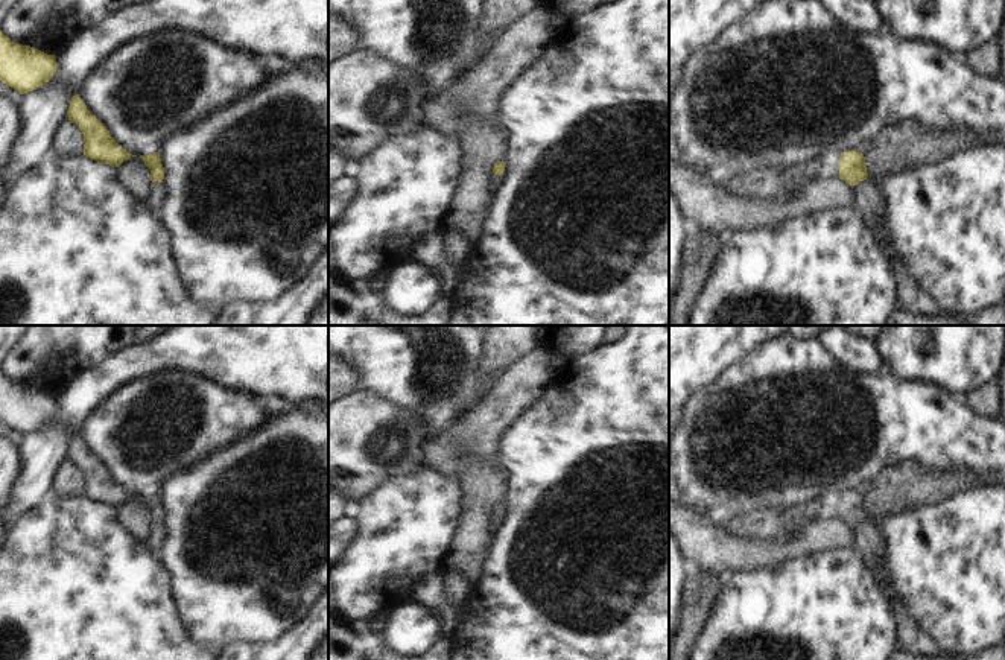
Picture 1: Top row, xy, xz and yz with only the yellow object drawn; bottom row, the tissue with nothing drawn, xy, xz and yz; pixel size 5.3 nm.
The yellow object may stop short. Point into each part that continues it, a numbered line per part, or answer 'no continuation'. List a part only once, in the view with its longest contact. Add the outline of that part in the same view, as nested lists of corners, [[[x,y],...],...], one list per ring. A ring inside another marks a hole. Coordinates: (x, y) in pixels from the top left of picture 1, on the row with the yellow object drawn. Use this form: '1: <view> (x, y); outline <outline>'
1: yz (867, 201); outline [[[870,178],[854,186],[854,199],[851,207],[862,214],[868,228],[874,233],[879,245],[888,246],[889,242],[883,227],[883,199]]]

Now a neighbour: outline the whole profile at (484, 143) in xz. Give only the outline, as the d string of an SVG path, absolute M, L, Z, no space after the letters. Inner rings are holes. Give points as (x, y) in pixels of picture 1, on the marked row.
M471 109L459 119L459 129L461 181L444 222L474 243L482 234L483 219L493 201L493 169L503 161L508 143L496 120L479 119Z

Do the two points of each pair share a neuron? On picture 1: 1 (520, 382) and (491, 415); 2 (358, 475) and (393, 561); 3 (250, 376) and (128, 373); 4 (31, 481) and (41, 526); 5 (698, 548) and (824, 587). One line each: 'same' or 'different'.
1: same
2: different
3: same
4: different
5: different

